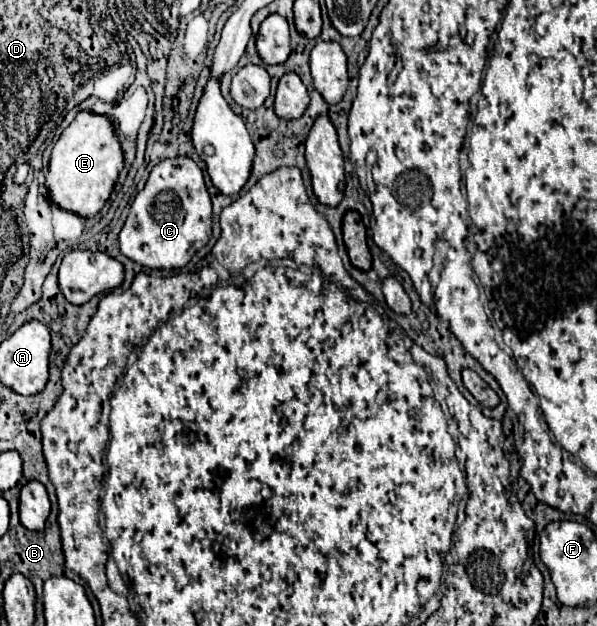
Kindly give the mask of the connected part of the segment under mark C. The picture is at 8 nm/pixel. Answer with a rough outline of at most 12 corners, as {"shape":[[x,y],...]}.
{"shape":[[177,156],[151,170],[119,250],[183,268],[211,236],[203,172]]}

